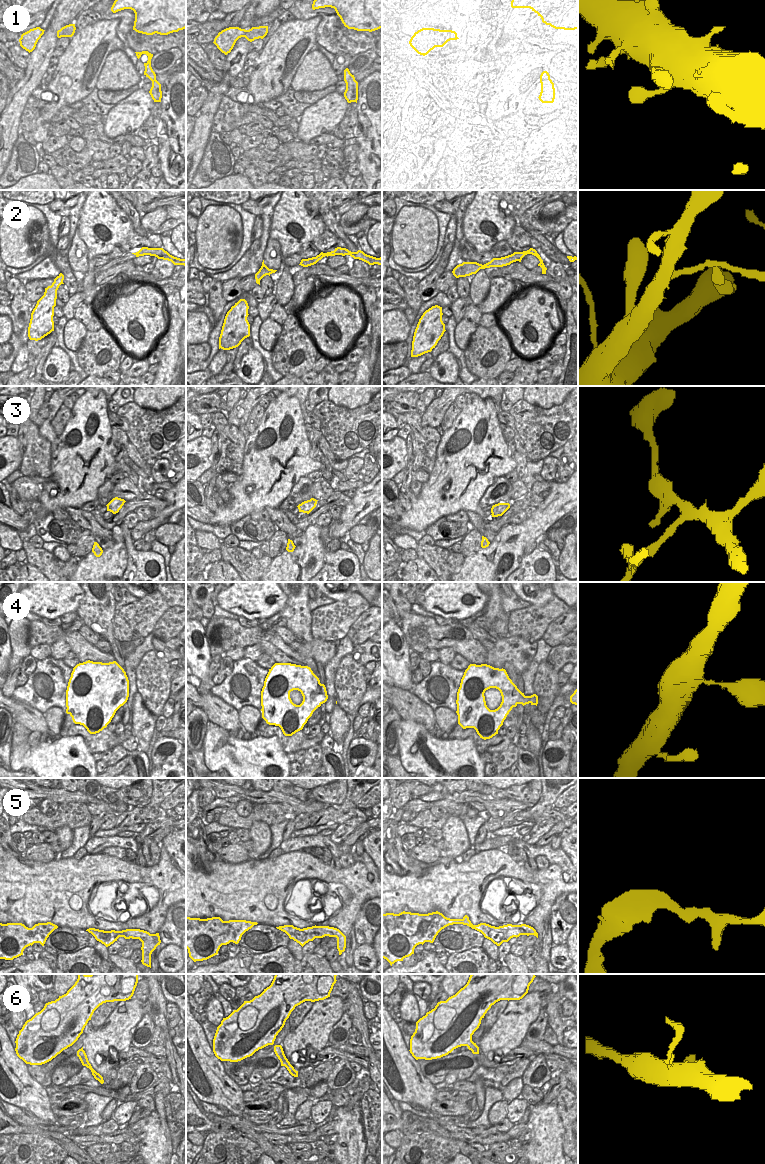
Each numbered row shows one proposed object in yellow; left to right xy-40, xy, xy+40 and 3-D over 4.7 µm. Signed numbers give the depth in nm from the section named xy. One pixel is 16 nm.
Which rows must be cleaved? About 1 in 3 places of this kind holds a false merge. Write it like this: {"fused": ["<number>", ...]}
{"fused": ["2", "3"]}

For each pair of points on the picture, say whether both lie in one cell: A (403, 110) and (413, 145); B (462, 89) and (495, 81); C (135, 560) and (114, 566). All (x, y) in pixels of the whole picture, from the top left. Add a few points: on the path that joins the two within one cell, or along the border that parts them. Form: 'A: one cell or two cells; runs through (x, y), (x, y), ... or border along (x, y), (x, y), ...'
A: two cells; border along (405, 129), (402, 143), (396, 154)
B: two cells; border along (497, 62), (484, 86)
C: two cells; border along (123, 539), (126, 550), (126, 568), (124, 571)

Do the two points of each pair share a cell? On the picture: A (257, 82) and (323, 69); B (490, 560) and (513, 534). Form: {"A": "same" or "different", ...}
{"A": "different", "B": "same"}

